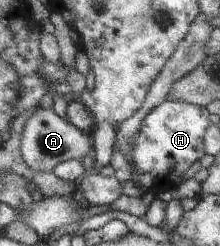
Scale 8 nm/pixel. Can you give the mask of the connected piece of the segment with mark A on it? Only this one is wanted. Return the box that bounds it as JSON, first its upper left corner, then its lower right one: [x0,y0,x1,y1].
[20,106,93,173]

